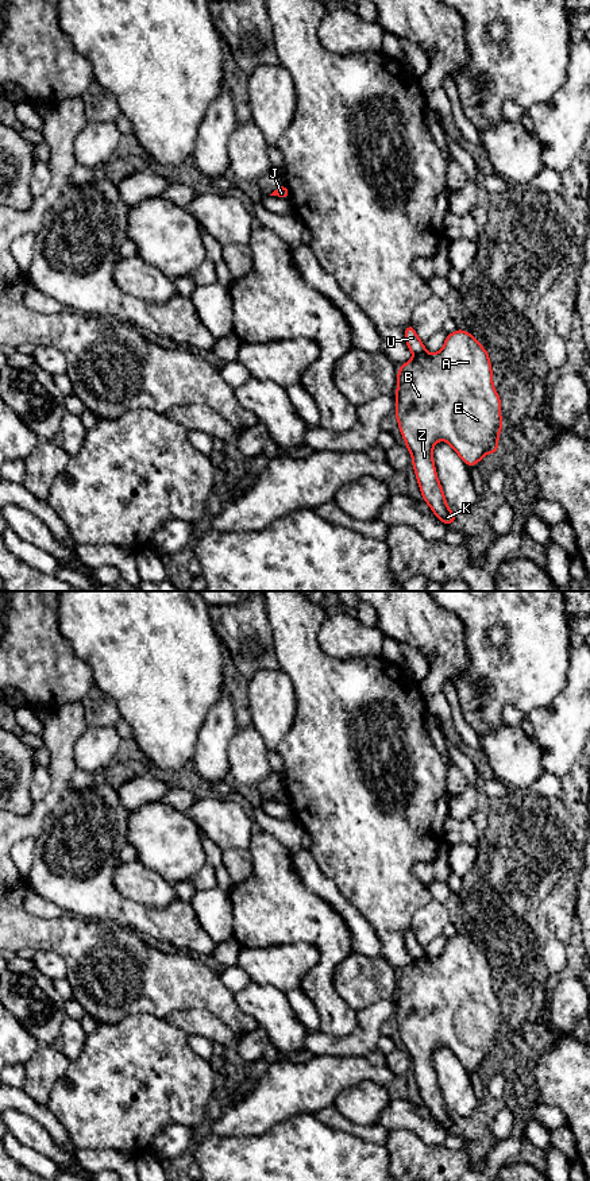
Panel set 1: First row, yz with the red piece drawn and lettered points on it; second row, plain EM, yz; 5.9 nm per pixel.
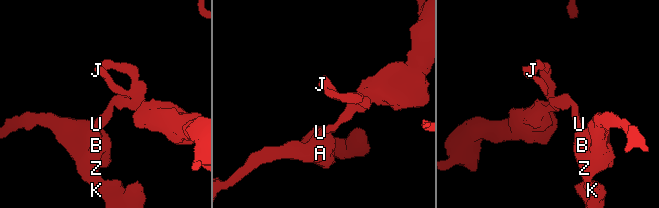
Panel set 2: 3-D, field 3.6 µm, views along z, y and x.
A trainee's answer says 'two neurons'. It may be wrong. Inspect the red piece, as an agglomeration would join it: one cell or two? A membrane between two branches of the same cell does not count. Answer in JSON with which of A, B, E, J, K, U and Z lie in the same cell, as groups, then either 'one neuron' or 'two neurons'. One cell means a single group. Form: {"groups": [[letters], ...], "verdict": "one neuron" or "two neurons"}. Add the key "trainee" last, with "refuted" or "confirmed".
{"groups": [["A", "B", "E", "K", "Z"], ["J", "U"]], "verdict": "two neurons", "trainee": "confirmed"}

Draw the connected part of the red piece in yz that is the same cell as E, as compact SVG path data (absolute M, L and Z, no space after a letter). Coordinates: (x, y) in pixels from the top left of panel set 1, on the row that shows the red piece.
M467 331L447 335L437 354L424 352L404 363L398 370L396 417L406 448L412 455L423 499L448 528L456 520L446 502L432 456L437 440L447 441L460 459L475 466L486 454L498 451L501 398L493 386L493 371L487 351Z

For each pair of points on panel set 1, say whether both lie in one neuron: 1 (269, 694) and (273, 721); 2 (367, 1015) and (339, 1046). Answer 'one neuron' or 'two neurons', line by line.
1: one neuron
2: one neuron

